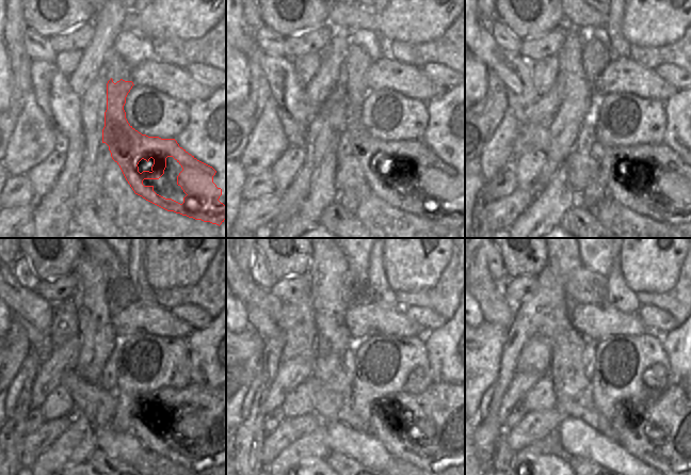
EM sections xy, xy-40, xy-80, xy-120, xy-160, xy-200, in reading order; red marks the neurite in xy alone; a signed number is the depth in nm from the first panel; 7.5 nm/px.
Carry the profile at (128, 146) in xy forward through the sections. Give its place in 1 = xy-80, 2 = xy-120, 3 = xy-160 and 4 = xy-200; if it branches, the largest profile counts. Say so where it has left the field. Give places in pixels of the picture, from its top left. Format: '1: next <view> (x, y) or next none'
1: next xy-80 (672, 201)
2: next xy-120 (204, 429)
3: next xy-160 (443, 431)
4: next xy-200 (681, 433)

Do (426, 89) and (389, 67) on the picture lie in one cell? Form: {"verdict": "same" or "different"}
{"verdict": "same"}

